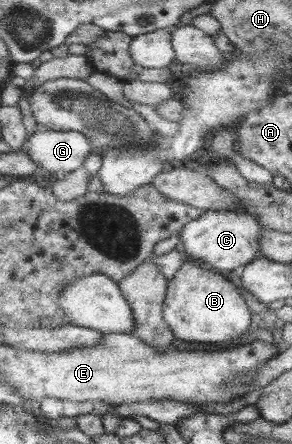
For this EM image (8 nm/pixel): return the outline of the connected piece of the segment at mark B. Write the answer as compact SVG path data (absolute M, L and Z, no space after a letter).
M190 259L179 267L167 283L162 317L176 338L187 342L239 340L252 321L245 299L227 276Z

